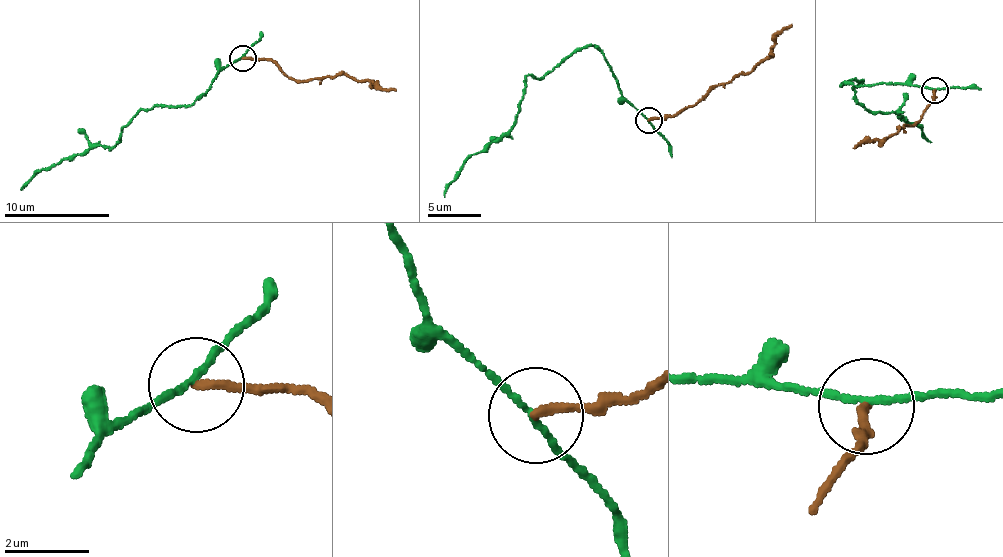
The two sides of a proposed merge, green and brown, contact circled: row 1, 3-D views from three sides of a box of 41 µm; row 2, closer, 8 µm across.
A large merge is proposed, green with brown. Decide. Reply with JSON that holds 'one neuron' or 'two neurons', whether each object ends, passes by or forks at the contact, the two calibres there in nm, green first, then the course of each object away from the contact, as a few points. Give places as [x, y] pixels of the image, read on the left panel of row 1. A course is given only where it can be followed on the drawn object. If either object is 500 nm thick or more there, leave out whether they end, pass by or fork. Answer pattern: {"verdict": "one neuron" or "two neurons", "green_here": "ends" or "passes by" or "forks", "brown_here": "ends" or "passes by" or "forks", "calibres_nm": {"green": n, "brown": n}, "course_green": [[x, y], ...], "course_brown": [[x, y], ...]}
{"verdict": "two neurons", "green_here": "passes by", "brown_here": "ends", "calibres_nm": {"green": 120, "brown": 200}, "course_green": [[242, 57], [223, 65], [208, 94], [194, 102], [138, 110], [110, 149], [64, 157], [21, 190]], "course_brown": [[242, 57], [271, 58], [289, 78], [347, 75], [378, 87], [395, 88]]}

